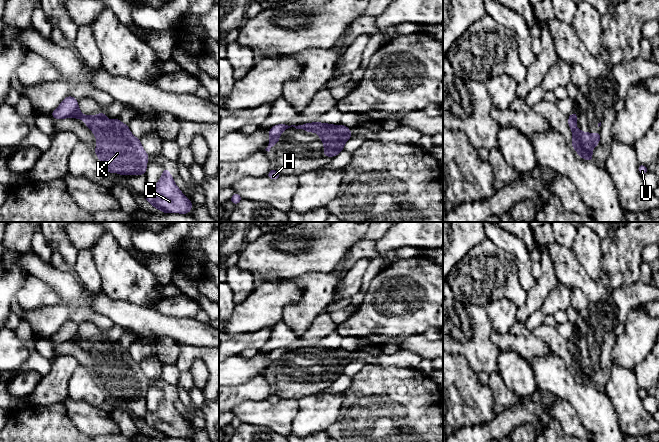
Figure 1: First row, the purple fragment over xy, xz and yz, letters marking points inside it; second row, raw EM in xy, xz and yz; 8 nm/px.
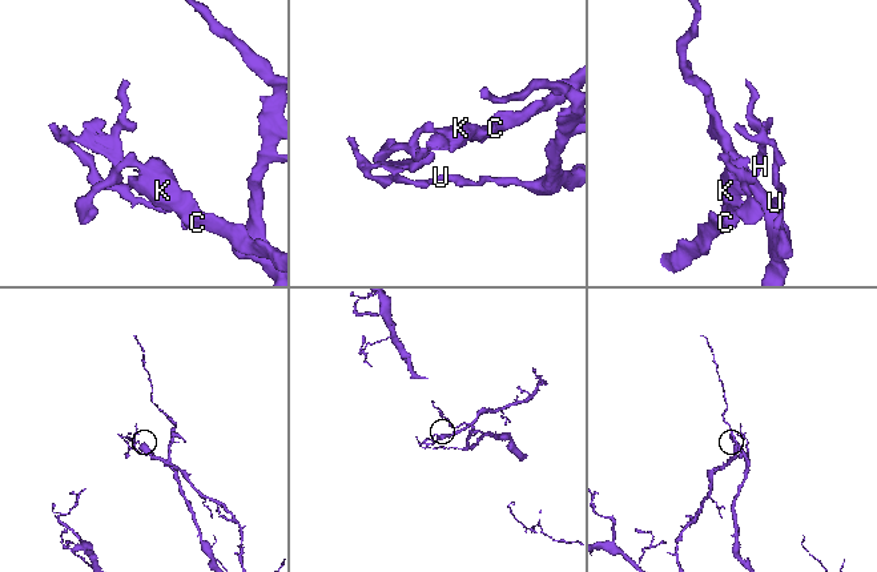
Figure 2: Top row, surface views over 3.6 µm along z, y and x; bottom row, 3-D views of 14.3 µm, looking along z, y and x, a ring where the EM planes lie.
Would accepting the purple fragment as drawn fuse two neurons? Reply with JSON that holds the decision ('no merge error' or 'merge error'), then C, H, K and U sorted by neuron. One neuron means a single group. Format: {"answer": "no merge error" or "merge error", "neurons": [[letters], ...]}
{"answer": "merge error", "neurons": [["C", "K"], ["H", "U"]]}

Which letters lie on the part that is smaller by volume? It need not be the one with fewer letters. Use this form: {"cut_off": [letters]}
{"cut_off": ["C", "K"]}

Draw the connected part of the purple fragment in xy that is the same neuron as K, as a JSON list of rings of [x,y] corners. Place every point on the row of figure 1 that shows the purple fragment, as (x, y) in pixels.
[[[103,112],[86,117],[85,123],[97,138],[94,151],[106,172],[145,175],[150,156],[144,151],[140,139],[132,135],[128,125],[118,118],[108,120]]]

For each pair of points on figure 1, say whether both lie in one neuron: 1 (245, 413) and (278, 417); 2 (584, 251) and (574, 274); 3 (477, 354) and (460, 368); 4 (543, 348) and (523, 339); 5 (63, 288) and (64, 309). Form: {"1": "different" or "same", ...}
{"1": "same", "2": "different", "3": "different", "4": "same", "5": "different"}

